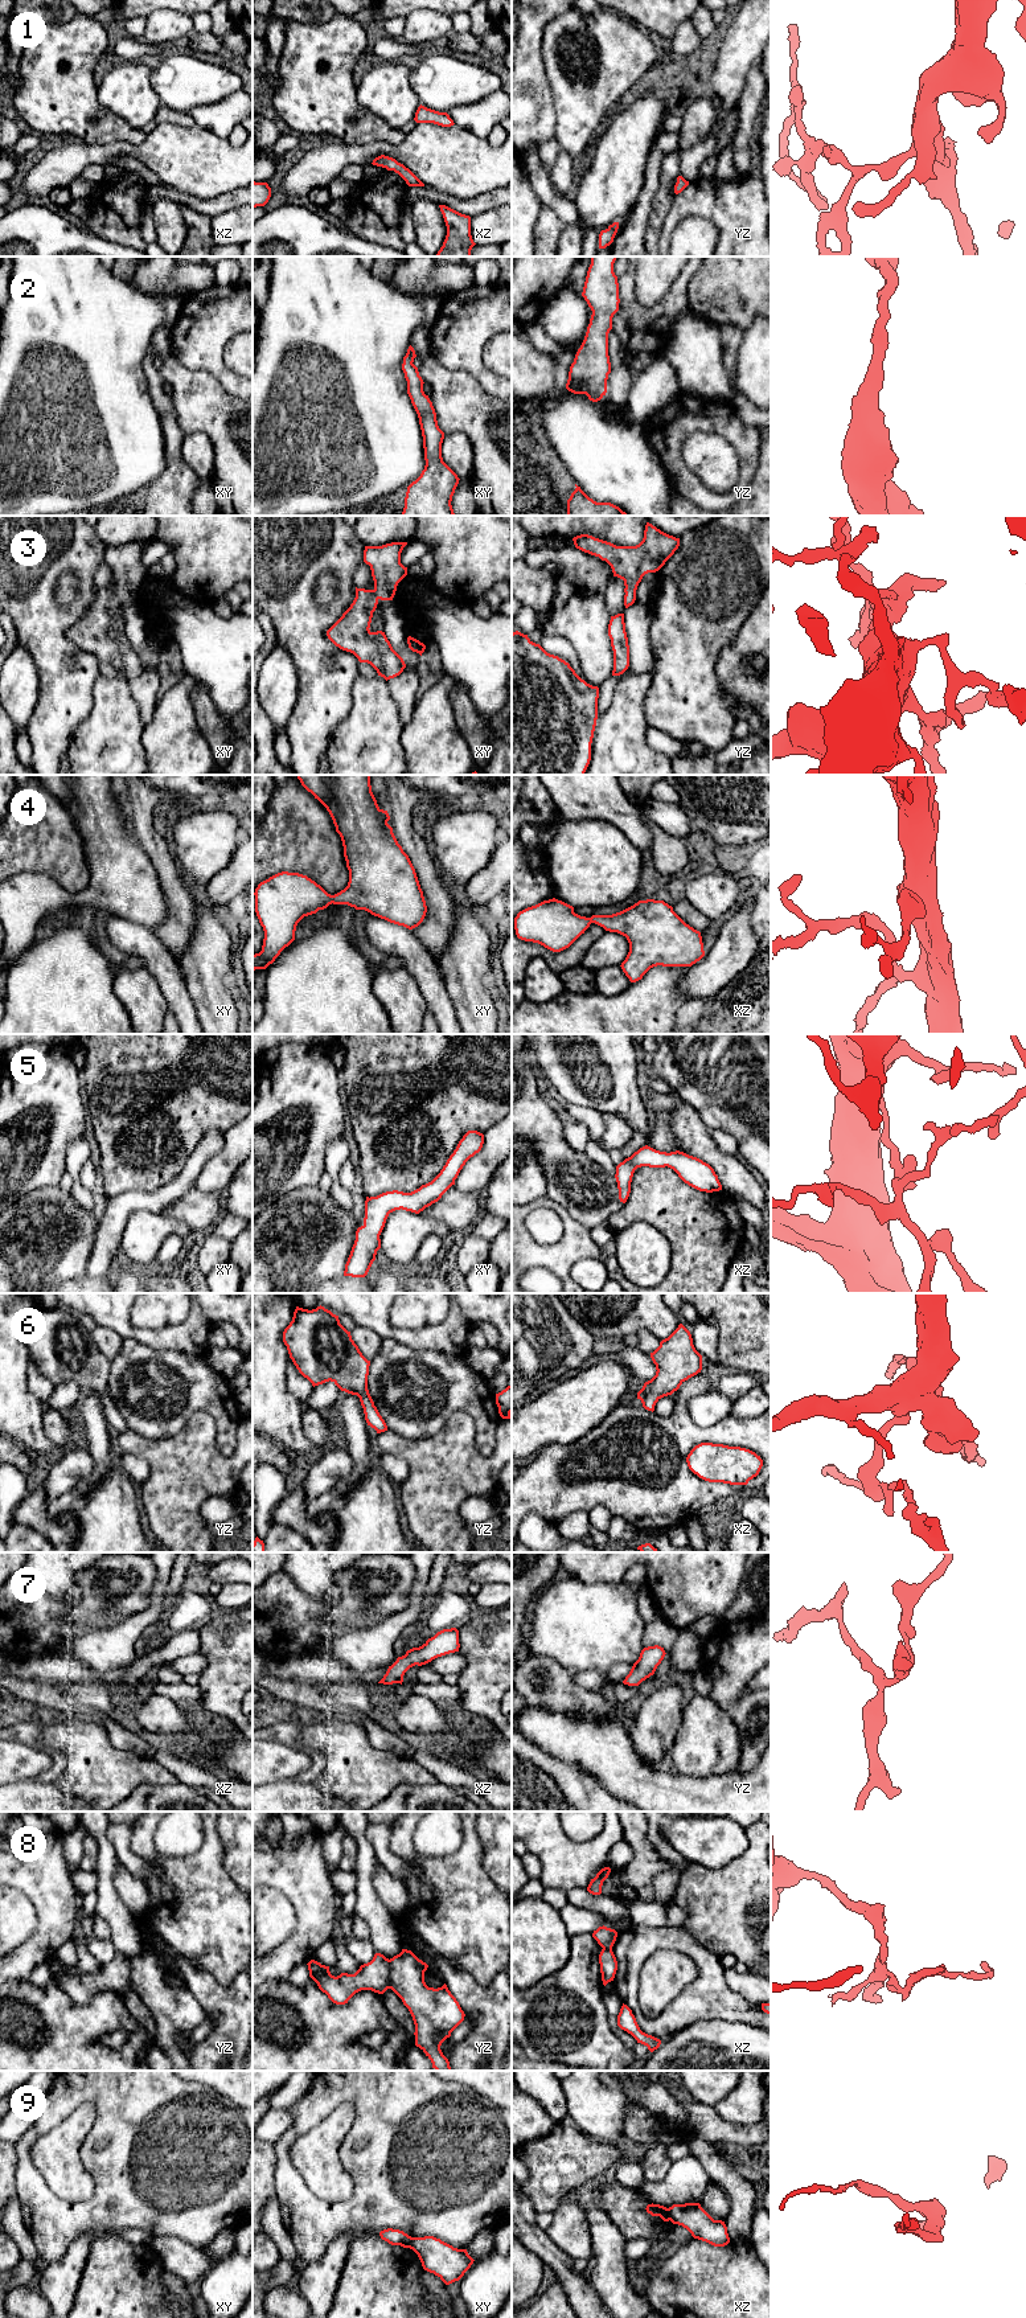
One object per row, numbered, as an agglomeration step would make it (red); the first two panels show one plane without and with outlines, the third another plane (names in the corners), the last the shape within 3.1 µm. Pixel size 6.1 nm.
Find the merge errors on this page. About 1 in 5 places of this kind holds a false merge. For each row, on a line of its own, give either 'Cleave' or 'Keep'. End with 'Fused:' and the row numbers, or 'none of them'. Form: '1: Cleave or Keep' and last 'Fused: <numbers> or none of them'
1: Keep
2: Keep
3: Keep
4: Keep
5: Keep
6: Keep
7: Keep
8: Cleave
9: Cleave
Fused: 8, 9

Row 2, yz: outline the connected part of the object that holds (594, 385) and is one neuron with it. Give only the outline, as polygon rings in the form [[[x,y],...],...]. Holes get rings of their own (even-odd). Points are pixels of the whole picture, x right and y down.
[[[591,257],[582,296],[592,311],[584,340],[570,366],[566,389],[598,402],[607,393],[611,373],[608,333],[619,311],[619,283],[613,272],[617,257]]]

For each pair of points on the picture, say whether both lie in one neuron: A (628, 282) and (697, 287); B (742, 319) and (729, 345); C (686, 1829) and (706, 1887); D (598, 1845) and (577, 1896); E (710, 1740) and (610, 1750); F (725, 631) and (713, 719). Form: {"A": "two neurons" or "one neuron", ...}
{"A": "two neurons", "B": "two neurons", "C": "two neurons", "D": "two neurons", "E": "two neurons", "F": "one neuron"}

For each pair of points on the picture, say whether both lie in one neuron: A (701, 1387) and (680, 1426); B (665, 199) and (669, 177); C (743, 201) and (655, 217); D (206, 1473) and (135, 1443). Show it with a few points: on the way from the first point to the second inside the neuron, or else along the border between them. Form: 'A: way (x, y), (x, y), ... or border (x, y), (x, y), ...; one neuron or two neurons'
A: way (690, 1391), (681, 1402), (680, 1415); one neuron
B: way (665, 193), (667, 183); one neuron
C: border (676, 195), (664, 220), (657, 242); two neurons
D: way (189, 1469), (184, 1469), (152, 1451); one neuron

